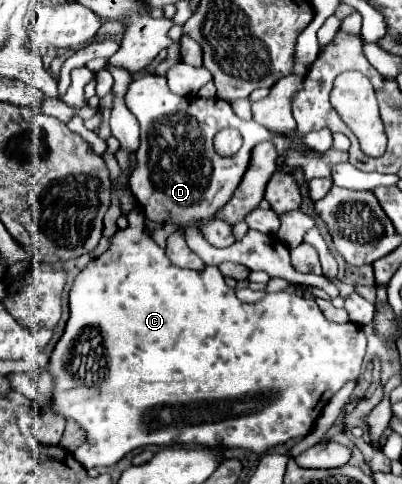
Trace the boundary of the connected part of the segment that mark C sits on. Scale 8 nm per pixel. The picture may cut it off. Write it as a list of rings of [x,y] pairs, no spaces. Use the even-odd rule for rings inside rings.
[[[136,207],[128,215],[128,229],[118,231],[112,245],[96,261],[84,267],[70,291],[70,319],[66,331],[56,343],[50,357],[50,373],[56,379],[56,391],[50,399],[50,411],[62,415],[64,419],[74,419],[86,431],[86,443],[80,445],[78,461],[86,467],[108,467],[118,463],[126,453],[146,447],[146,445],[198,445],[198,447],[242,447],[258,455],[266,453],[270,447],[286,443],[288,439],[306,437],[314,421],[318,419],[322,407],[330,397],[340,391],[348,381],[358,381],[362,369],[362,357],[366,353],[366,335],[356,323],[332,323],[328,321],[314,297],[296,295],[292,291],[278,291],[266,295],[258,303],[242,303],[236,299],[234,289],[224,283],[218,267],[206,267],[202,271],[182,269],[170,263],[164,249],[160,249],[152,237],[144,231],[144,211]]]

